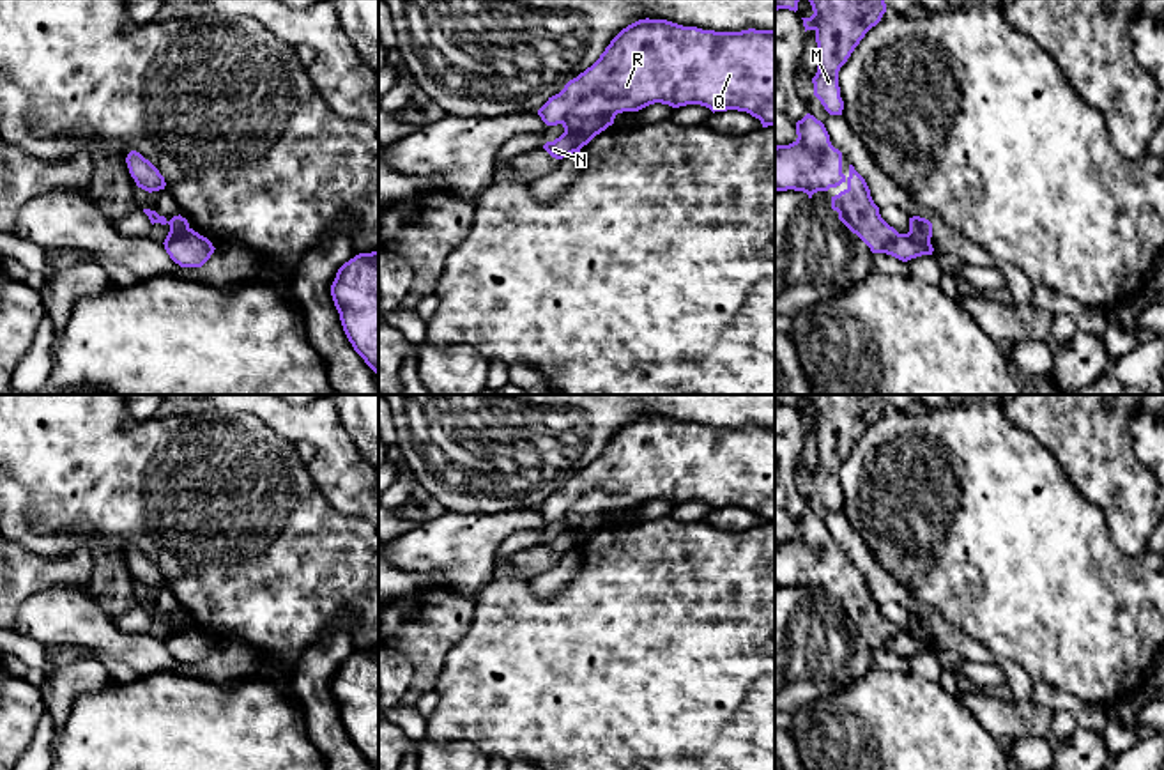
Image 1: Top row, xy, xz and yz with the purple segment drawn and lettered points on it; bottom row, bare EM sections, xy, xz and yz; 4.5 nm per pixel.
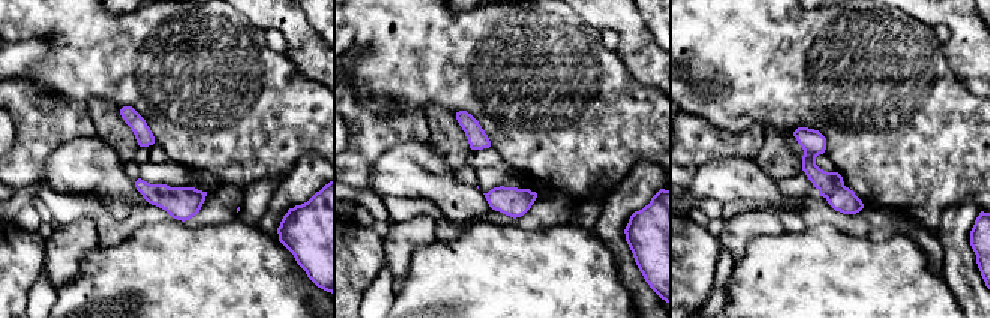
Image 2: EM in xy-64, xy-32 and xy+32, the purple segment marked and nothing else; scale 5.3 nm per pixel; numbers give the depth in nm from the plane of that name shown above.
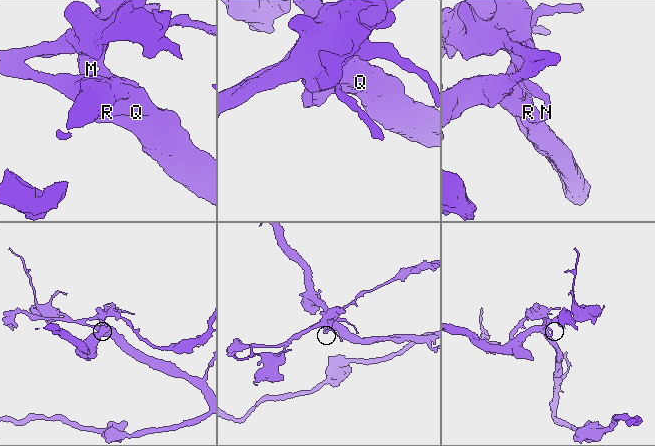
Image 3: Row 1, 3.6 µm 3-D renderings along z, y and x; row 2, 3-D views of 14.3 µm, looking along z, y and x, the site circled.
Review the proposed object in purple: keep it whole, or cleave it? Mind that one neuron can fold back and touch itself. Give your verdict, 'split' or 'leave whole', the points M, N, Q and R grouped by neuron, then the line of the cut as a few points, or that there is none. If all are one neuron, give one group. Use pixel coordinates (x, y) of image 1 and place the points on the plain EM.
split; M N / Q R; cut in xz along (565, 528), (575, 537), (577, 547)

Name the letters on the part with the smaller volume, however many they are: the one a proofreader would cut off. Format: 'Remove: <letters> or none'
Remove: M, N

